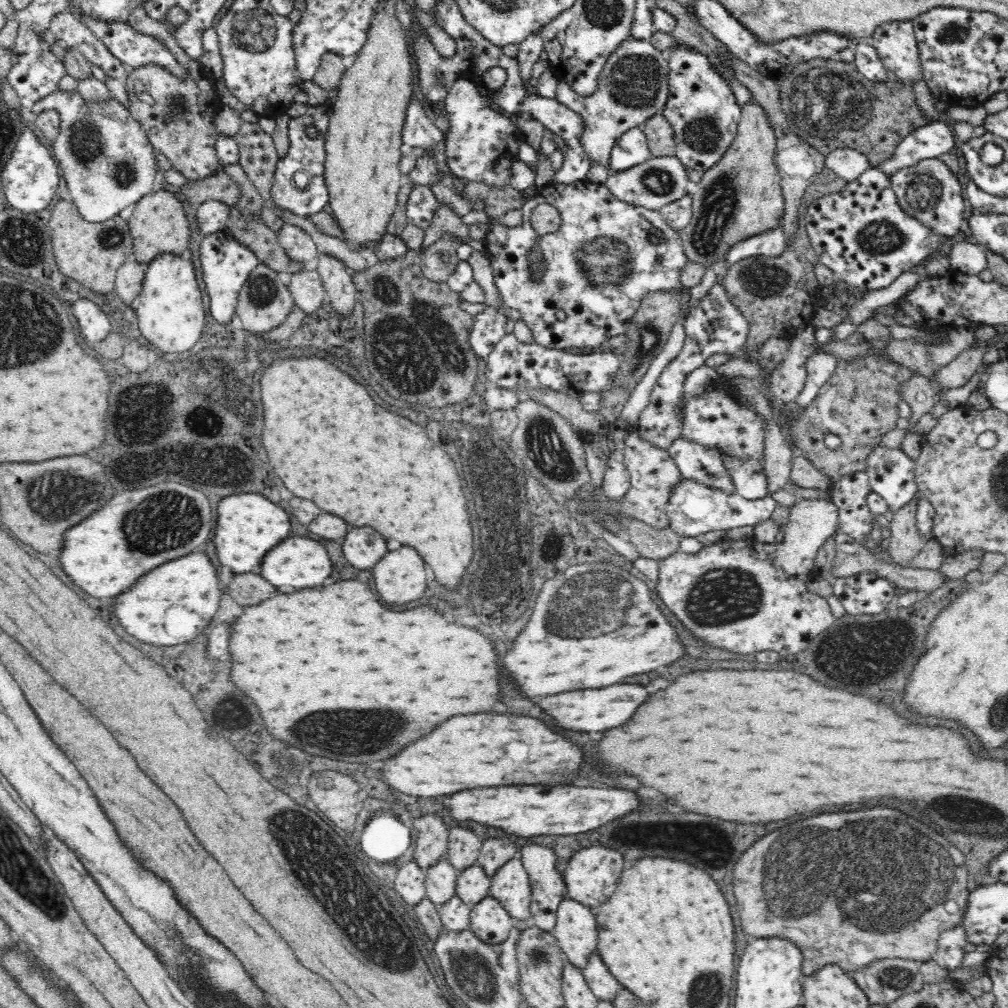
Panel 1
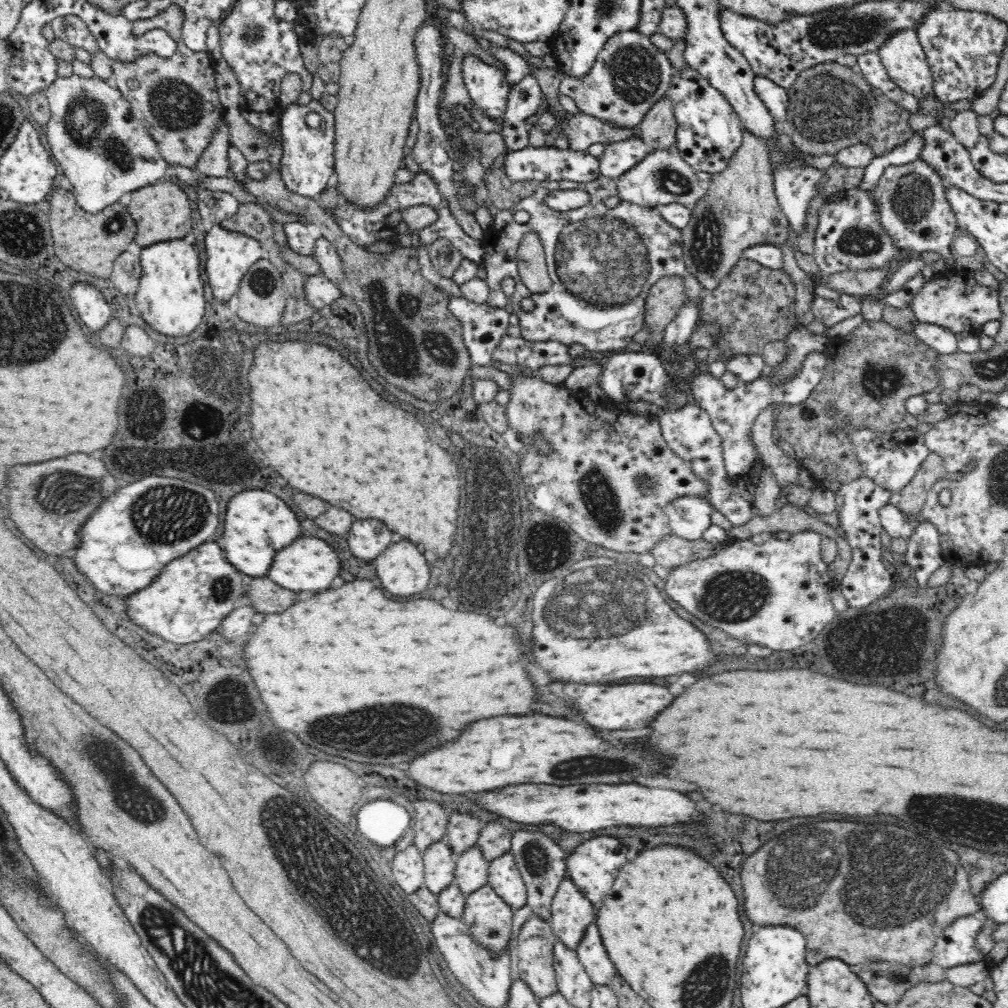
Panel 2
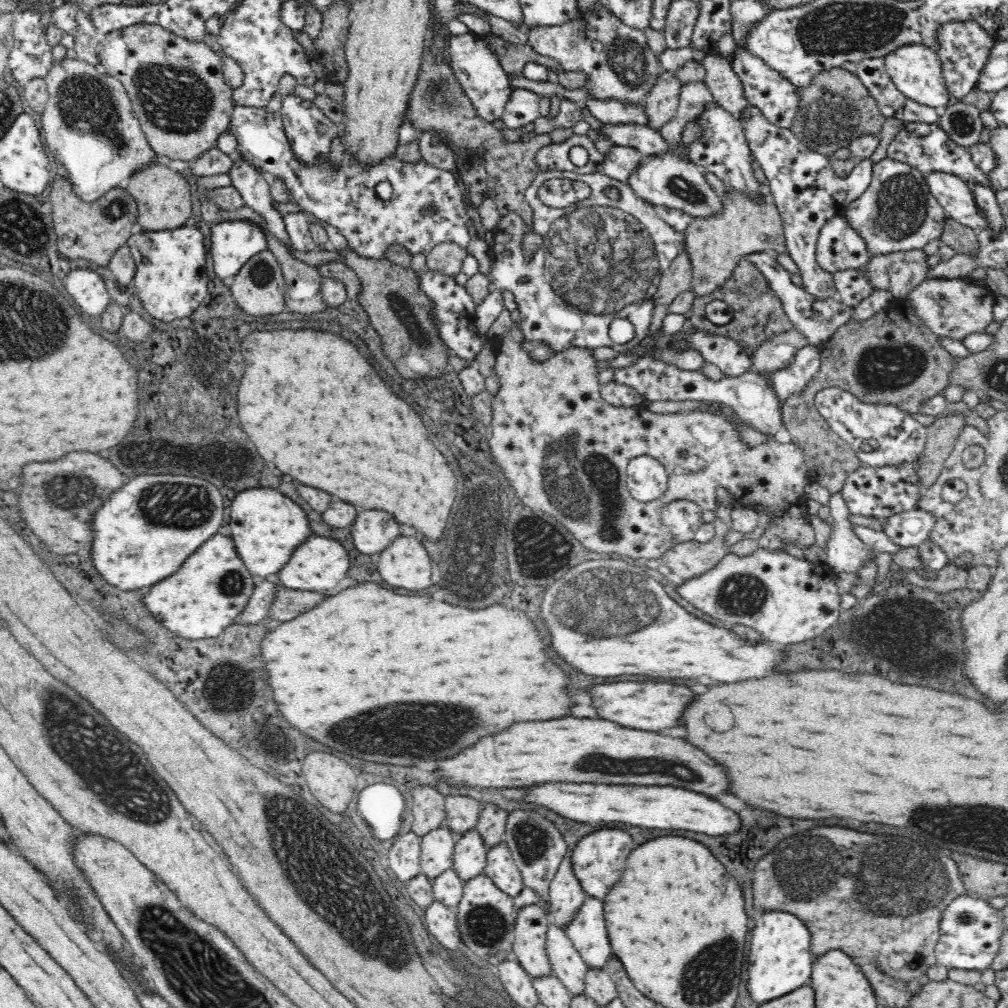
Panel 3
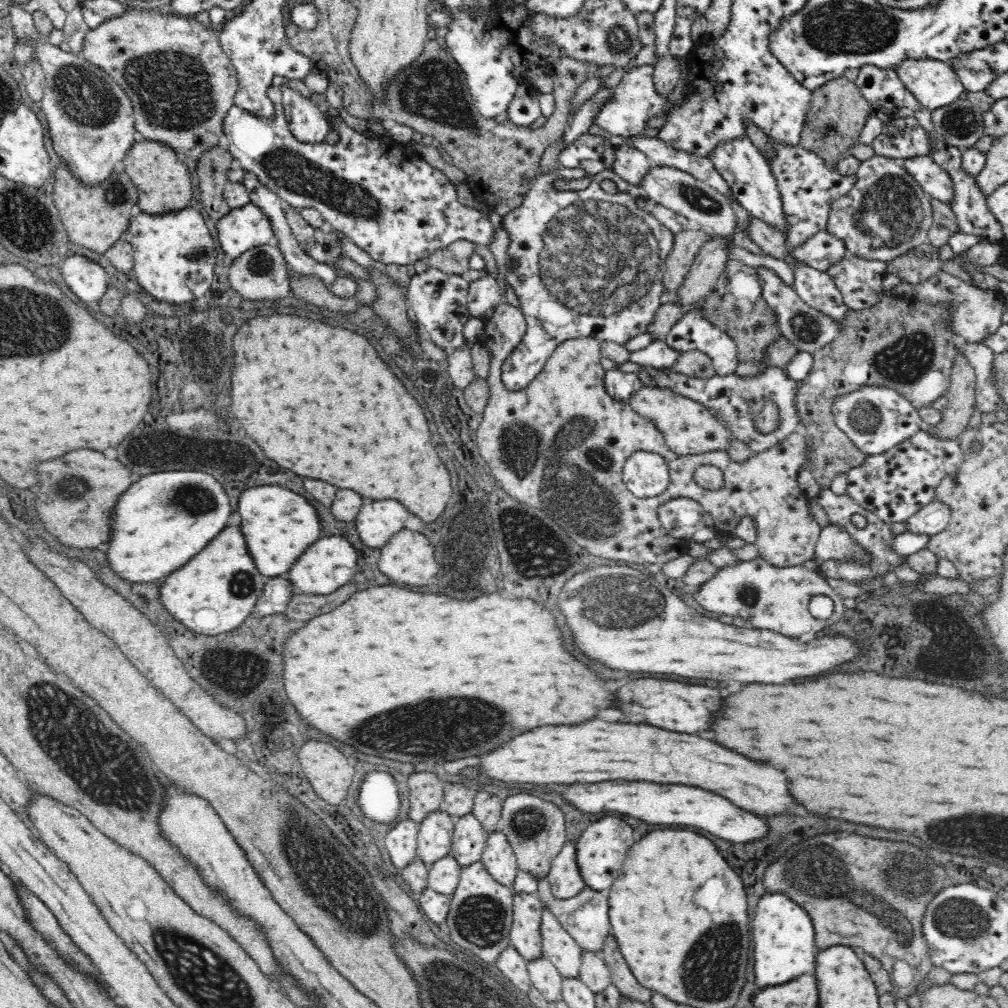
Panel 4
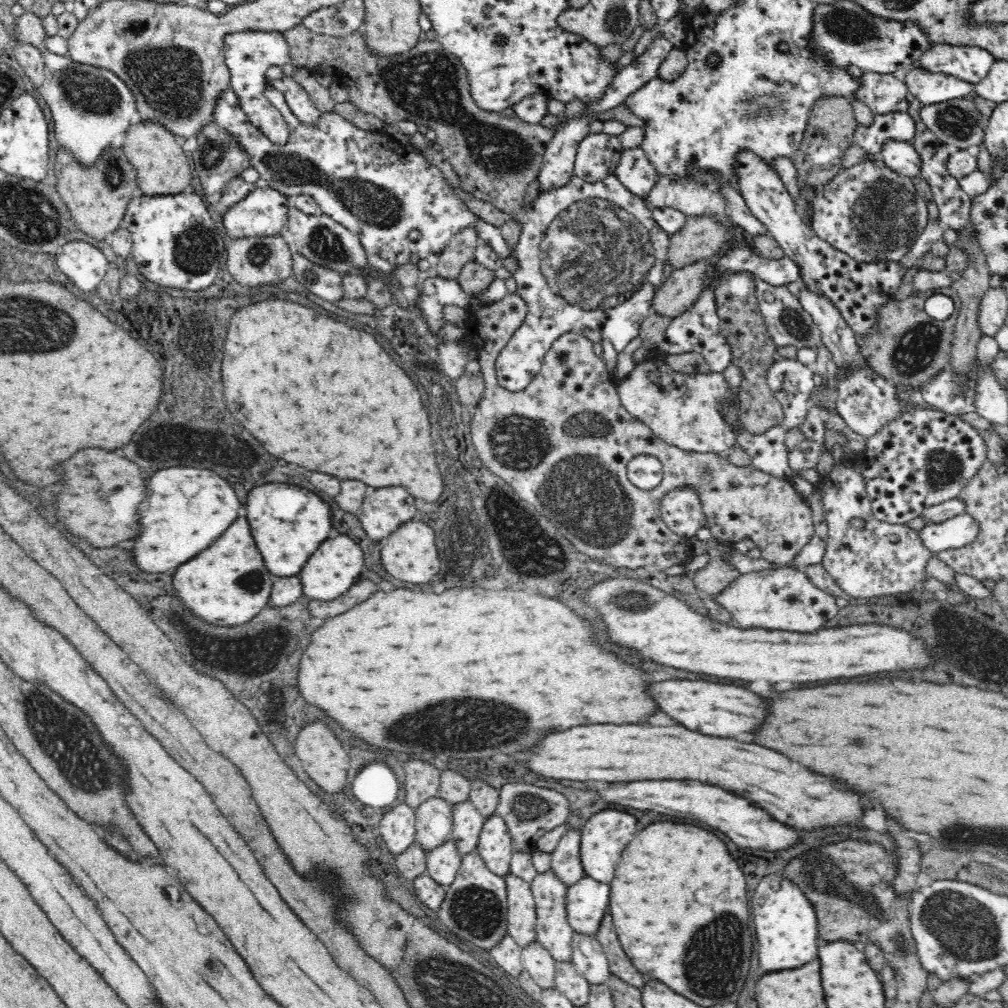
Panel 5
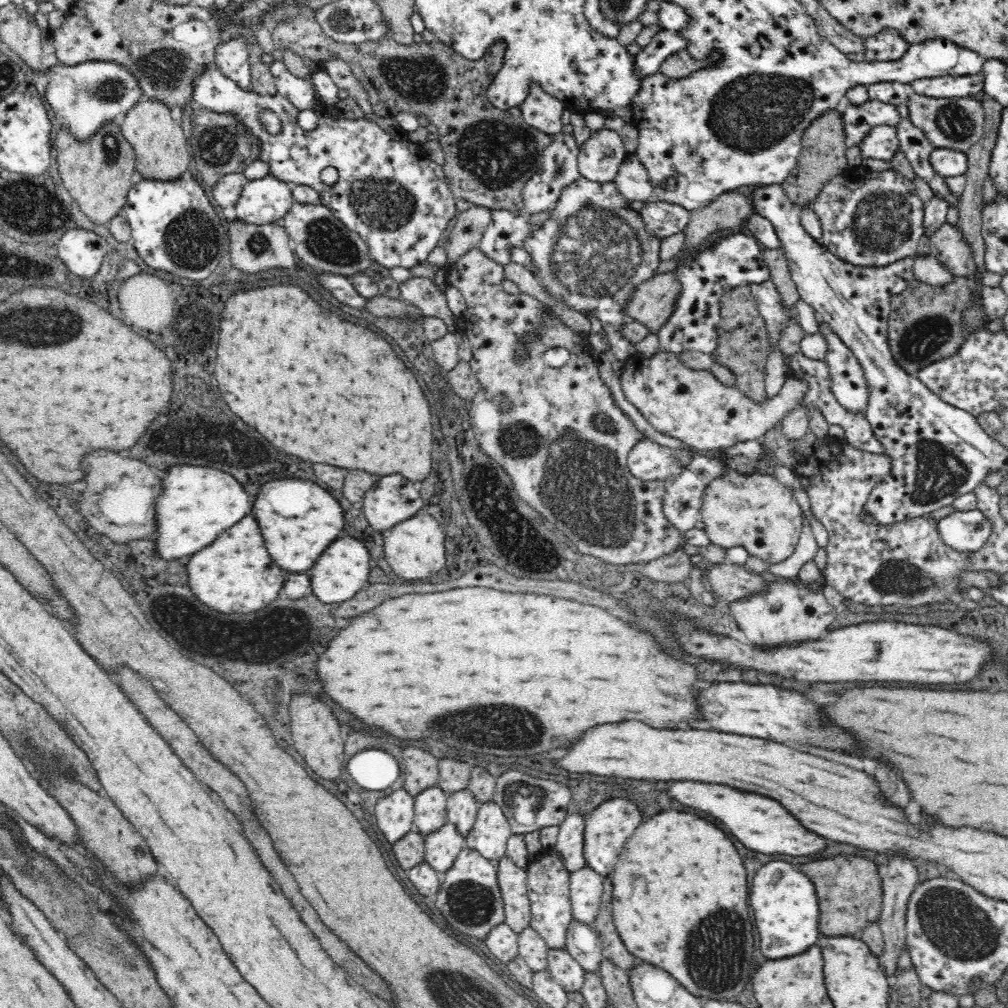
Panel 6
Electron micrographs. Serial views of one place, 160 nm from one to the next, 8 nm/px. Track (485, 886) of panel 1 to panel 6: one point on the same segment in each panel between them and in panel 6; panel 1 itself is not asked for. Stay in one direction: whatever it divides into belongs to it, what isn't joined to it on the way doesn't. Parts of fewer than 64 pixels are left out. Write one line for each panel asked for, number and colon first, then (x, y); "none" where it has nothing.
2: (471, 869)
3: (470, 856)
4: (469, 838)
5: (467, 822)
6: (462, 807)

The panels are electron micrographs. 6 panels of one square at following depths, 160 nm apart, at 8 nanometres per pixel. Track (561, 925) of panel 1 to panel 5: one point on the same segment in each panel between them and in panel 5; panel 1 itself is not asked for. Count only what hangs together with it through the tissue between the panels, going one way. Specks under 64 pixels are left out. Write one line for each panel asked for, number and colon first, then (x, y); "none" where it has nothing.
2: (572, 913)
3: (566, 896)
4: (566, 882)
5: (565, 862)

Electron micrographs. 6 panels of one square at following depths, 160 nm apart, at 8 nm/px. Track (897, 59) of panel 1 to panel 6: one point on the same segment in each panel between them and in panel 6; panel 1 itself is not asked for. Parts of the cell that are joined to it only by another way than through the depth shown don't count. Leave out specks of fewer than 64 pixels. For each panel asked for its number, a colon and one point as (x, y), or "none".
2: (902, 55)
3: (915, 69)
4: (934, 83)
5: (929, 88)
6: (949, 86)

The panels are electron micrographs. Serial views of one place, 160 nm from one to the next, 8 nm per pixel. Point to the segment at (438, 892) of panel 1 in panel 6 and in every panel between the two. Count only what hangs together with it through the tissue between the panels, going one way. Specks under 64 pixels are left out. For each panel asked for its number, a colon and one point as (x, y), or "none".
2: (439, 861)
3: (437, 847)
4: (435, 834)
5: (434, 818)
6: (430, 806)

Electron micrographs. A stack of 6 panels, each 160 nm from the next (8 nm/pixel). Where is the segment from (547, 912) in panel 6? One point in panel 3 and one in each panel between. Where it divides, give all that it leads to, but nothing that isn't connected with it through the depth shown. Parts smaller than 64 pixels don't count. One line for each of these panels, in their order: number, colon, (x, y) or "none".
3: (567, 965)
4: (558, 946)
5: (554, 933)

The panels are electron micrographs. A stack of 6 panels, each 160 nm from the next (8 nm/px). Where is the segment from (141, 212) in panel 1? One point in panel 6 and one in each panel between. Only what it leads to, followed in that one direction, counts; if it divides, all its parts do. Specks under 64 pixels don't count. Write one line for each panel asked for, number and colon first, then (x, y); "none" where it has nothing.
2: (160, 211)
3: (162, 197)
4: (162, 182)
5: (162, 168)
6: (160, 149)

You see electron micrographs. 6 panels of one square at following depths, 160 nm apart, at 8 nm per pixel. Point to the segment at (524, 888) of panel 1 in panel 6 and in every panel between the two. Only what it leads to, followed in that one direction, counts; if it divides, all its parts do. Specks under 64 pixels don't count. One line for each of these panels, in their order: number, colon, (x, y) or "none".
2: (504, 877)
3: (500, 867)
4: (498, 858)
5: (495, 847)
6: (489, 836)

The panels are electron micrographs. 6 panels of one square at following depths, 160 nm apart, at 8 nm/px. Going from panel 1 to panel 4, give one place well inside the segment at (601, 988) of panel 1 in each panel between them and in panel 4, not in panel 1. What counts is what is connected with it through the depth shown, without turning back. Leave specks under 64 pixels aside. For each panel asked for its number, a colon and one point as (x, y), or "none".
2: (591, 952)
3: (587, 931)
4: (586, 918)

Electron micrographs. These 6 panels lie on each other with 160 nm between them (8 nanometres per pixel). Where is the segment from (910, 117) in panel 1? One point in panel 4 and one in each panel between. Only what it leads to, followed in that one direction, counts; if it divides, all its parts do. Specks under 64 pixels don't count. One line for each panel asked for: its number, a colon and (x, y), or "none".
2: (831, 106)
3: (835, 108)
4: (838, 111)

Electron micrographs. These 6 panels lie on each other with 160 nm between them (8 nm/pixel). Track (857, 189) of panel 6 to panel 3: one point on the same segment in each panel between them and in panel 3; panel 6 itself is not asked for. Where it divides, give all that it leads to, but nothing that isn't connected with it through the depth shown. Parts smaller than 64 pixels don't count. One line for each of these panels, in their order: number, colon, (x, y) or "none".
3: (897, 212)
4: (887, 212)
5: (870, 212)

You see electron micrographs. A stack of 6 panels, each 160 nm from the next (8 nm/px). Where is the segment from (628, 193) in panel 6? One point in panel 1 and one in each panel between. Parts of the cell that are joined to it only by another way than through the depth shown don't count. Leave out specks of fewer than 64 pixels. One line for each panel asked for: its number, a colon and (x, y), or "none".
1: (631, 149)
2: (619, 157)
3: (620, 161)
4: (631, 164)
5: (635, 171)

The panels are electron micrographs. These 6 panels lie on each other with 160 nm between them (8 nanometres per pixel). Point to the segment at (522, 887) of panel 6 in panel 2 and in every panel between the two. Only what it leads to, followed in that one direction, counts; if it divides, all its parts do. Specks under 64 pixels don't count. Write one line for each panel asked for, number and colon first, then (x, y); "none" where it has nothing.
2: (536, 941)
3: (532, 921)
4: (525, 936)
5: (522, 917)

